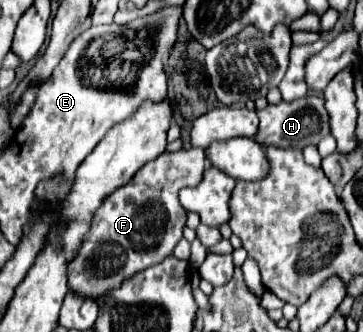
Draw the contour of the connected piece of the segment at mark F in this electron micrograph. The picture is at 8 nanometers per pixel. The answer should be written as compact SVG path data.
M190 148L190 150L178 150L178 152L166 150L162 152L162 156L158 156L150 164L144 164L128 184L124 184L122 188L106 196L106 200L102 200L100 208L94 212L90 220L90 230L84 236L82 246L78 248L76 256L68 262L68 290L82 298L100 300L110 290L118 288L124 280L168 258L174 246L180 242L182 228L186 224L186 210L180 208L178 192L184 186L198 184L198 180L202 180L204 170L206 170L206 156L202 148Z

